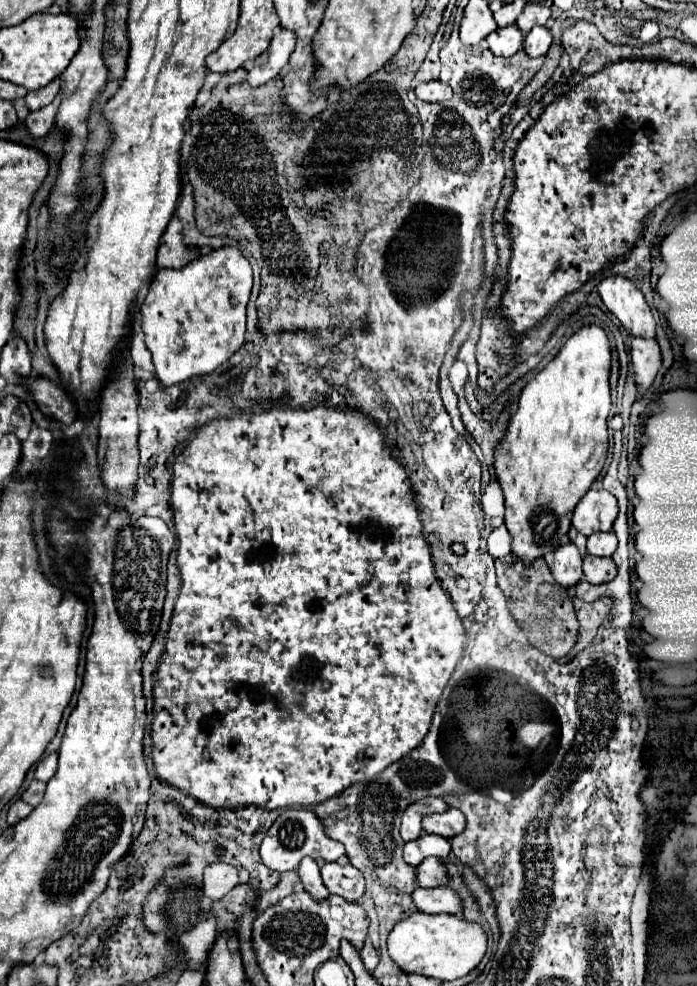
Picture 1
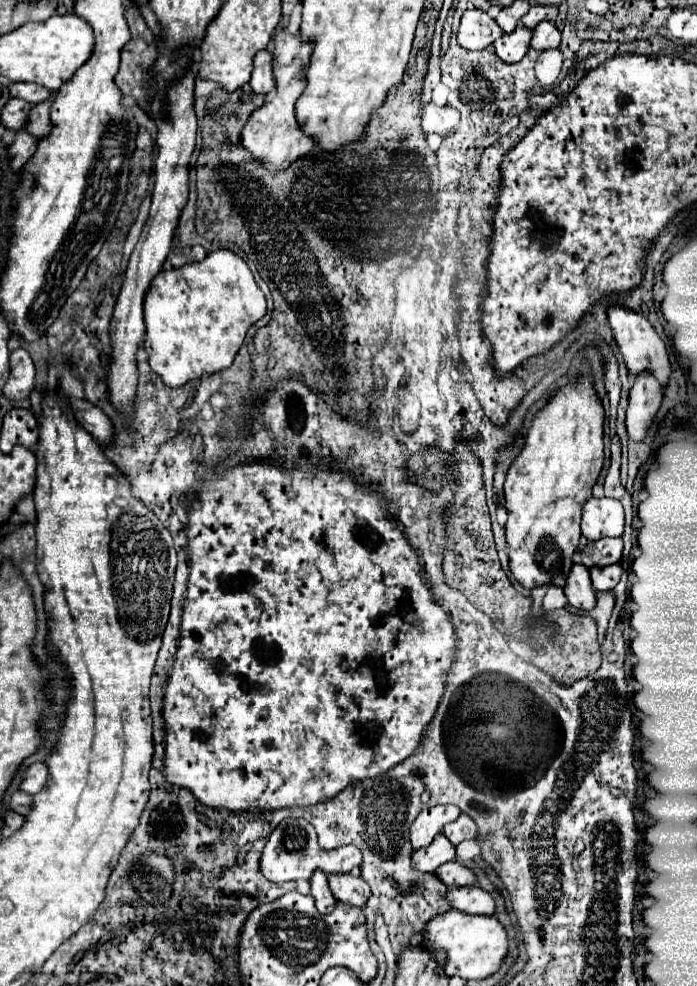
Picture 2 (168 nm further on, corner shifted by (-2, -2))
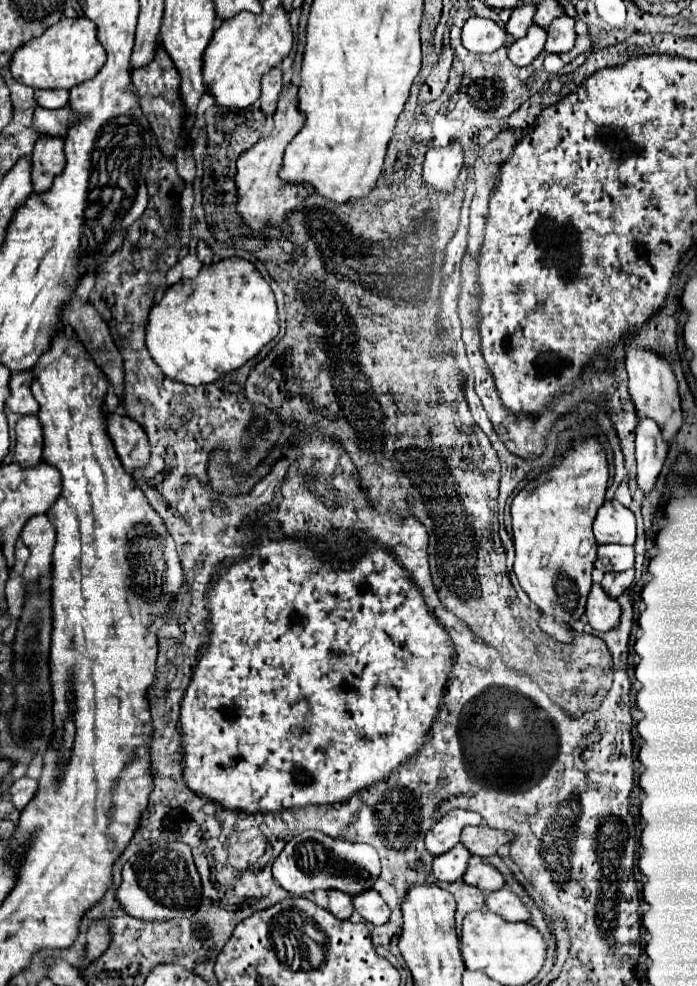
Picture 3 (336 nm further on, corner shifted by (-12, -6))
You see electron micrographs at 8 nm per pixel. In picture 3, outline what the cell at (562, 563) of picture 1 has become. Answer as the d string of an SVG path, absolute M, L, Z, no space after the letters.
M594 583L592 591L588 595L586 619L588 619L590 627L596 631L608 631L608 629L616 627L616 623L620 619L620 605L616 603L616 599L612 599L604 593L600 583Z

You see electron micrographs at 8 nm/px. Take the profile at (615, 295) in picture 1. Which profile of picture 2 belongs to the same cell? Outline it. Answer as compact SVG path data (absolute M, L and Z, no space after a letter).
M612 307L608 309L608 323L612 327L614 333L614 341L618 345L618 351L622 355L622 361L628 369L630 375L642 375L642 373L650 373L654 375L662 387L666 387L668 377L670 377L670 361L668 361L668 351L662 343L662 339L656 335L654 327L648 323L648 319L642 313L624 309L624 307Z

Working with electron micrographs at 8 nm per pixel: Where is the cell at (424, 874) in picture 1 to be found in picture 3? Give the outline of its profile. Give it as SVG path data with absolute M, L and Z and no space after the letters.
M480 863L476 867L468 867L462 879L464 879L466 885L478 887L484 893L498 891L498 889L504 887L504 879L502 879L500 871L494 869L492 865L486 865L486 863Z

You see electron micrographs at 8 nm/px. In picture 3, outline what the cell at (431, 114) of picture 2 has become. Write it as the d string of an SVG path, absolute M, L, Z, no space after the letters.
M450 141L444 147L432 145L426 151L422 179L434 189L450 191L456 185L462 163L464 163L464 149L458 141Z

